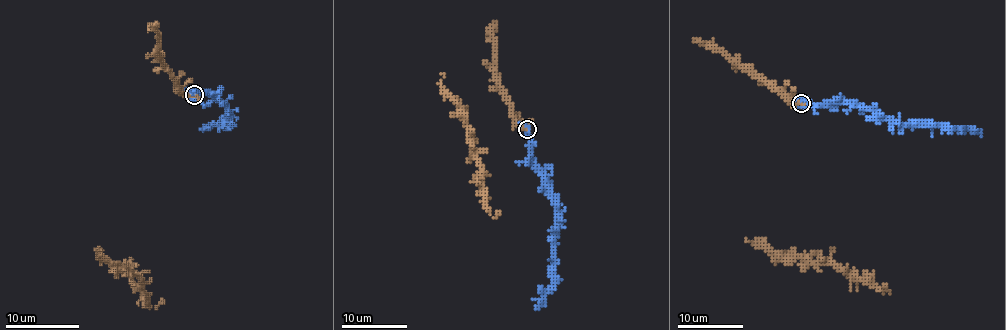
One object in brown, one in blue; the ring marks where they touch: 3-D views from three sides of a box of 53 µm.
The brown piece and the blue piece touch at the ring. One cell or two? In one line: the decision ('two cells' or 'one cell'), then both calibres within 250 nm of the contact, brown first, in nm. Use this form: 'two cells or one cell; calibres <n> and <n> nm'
one cell; calibres 400 and 550 nm

